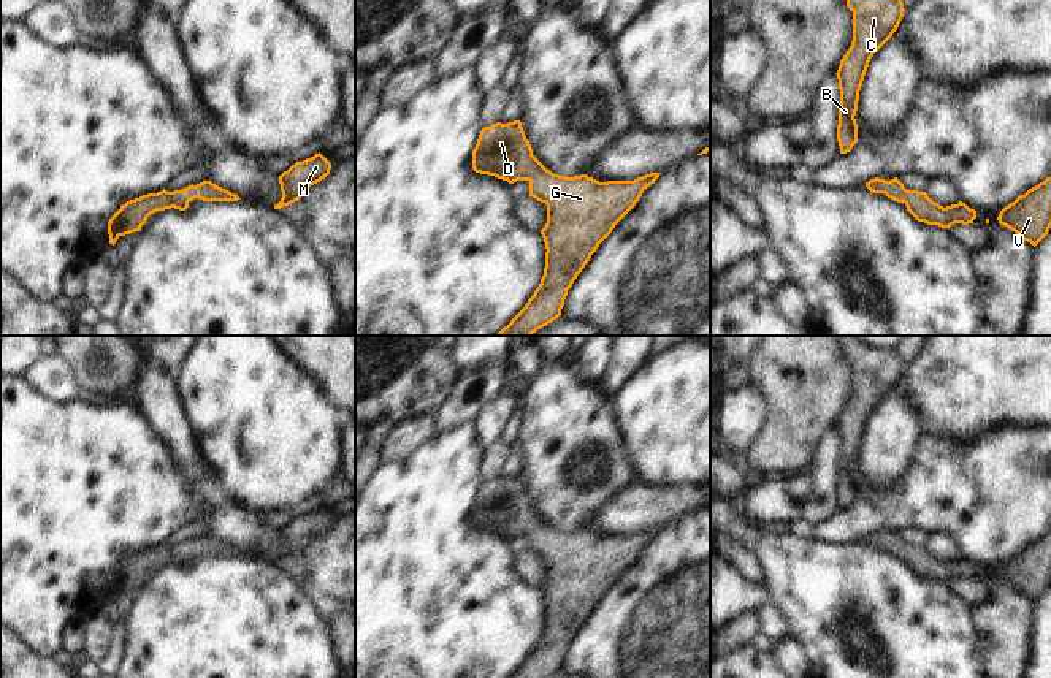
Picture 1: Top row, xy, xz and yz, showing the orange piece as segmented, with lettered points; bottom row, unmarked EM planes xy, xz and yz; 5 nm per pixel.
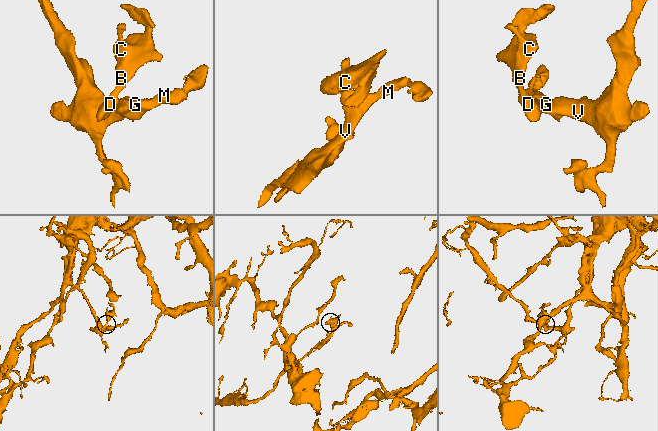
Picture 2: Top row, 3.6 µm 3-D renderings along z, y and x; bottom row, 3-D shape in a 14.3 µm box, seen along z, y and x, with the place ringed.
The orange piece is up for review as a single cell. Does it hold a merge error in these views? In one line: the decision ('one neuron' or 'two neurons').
one neuron

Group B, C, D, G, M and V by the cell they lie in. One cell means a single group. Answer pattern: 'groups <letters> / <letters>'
groups B C D G M V

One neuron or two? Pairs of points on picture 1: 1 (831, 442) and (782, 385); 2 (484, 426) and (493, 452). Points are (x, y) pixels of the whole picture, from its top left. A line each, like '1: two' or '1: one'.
1: two
2: two

